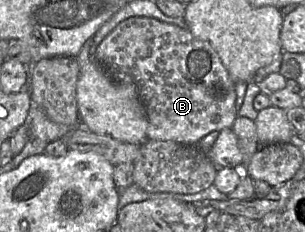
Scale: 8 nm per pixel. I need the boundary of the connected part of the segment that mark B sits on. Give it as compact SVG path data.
M131 17L120 22L104 38L95 50L94 59L112 79L130 82L137 87L148 119L148 140L198 145L207 134L232 128L238 117L235 82L214 48L208 42L195 38L187 28L150 17Z

